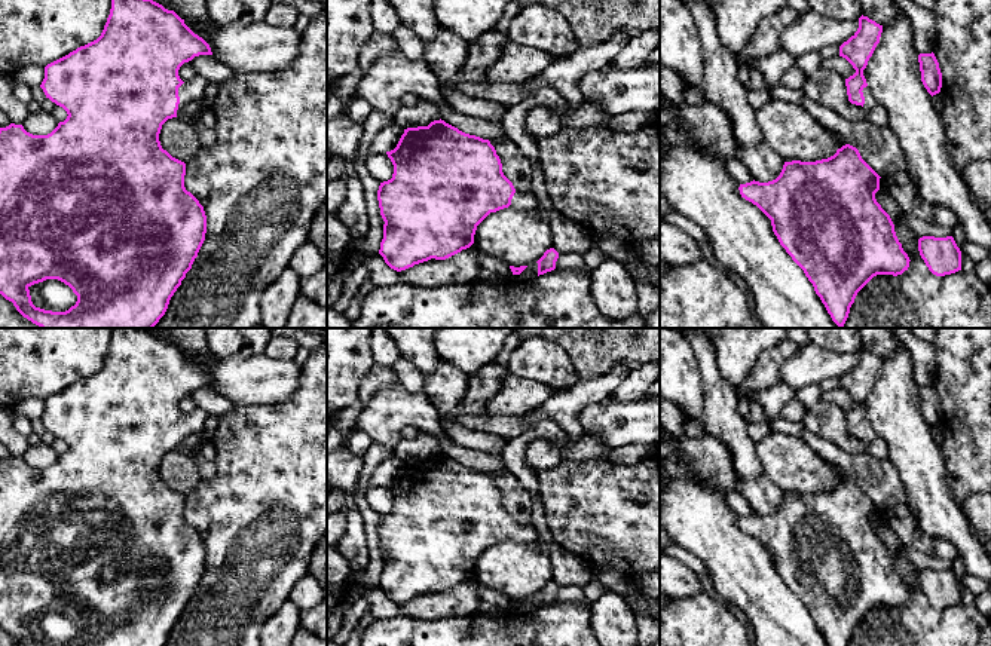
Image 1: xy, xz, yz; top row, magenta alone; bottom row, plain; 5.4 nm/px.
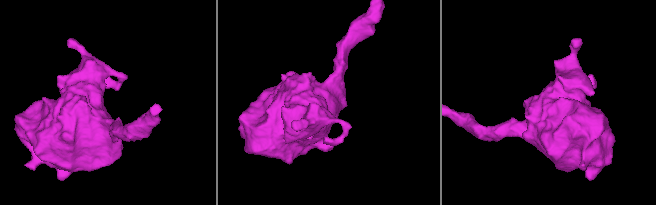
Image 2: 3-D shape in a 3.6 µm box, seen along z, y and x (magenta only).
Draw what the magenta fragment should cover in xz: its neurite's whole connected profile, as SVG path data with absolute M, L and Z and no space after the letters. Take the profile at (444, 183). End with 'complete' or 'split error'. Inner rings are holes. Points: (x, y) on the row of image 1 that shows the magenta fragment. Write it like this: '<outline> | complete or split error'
M441 119L428 126L404 129L397 147L386 154L394 165L394 174L377 190L385 221L379 254L397 272L431 258L446 260L469 248L477 226L490 212L508 206L524 211L538 206L533 192L516 192L489 140L465 134Z | split error

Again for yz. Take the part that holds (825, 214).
M842 146L828 159L816 162L784 162L780 175L768 183L740 184L741 198L756 205L770 220L780 245L804 270L832 321L844 327L857 293L877 275L902 275L909 267L909 257L899 242L890 215L875 199L880 175L862 159L859 150Z | complete

